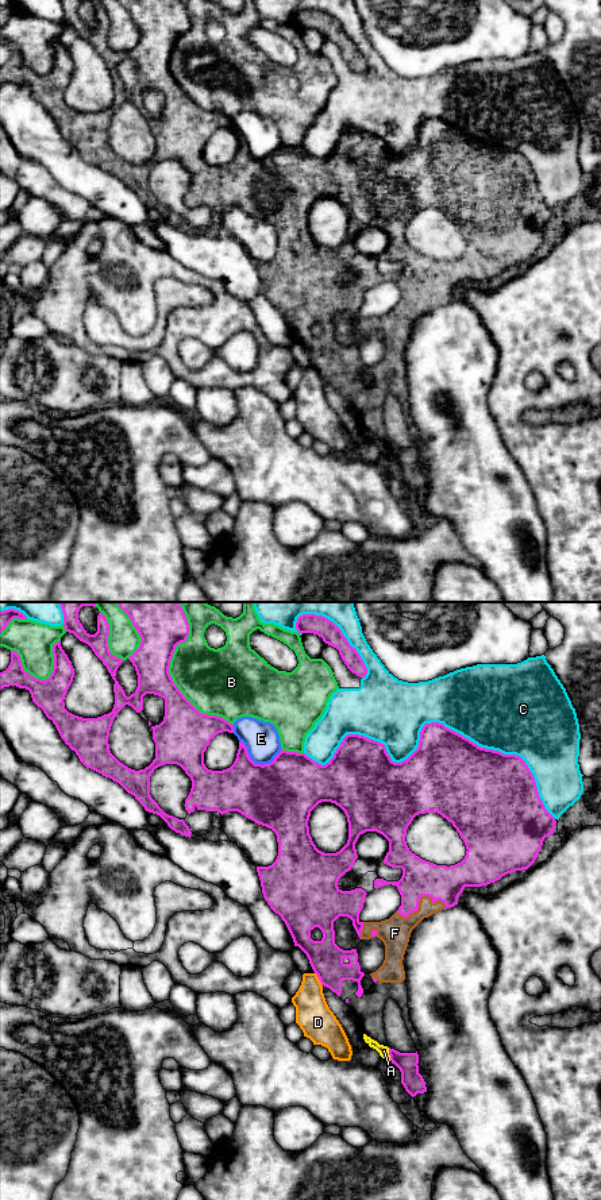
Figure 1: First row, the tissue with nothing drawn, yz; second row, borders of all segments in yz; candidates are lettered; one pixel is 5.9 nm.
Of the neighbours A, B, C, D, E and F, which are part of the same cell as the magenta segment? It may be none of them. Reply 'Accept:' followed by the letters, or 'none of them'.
Accept: F

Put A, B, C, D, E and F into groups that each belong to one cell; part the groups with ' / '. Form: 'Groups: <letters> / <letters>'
Groups: A C / B / D / E / F

